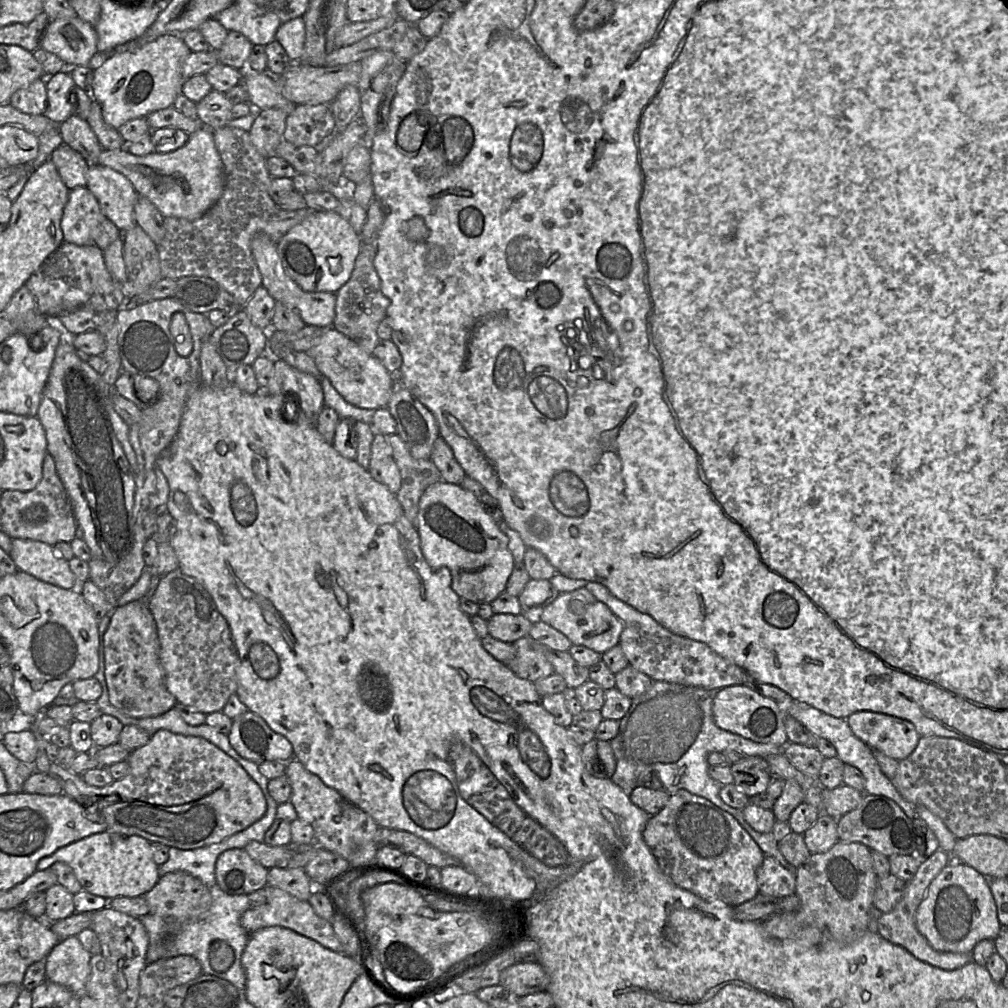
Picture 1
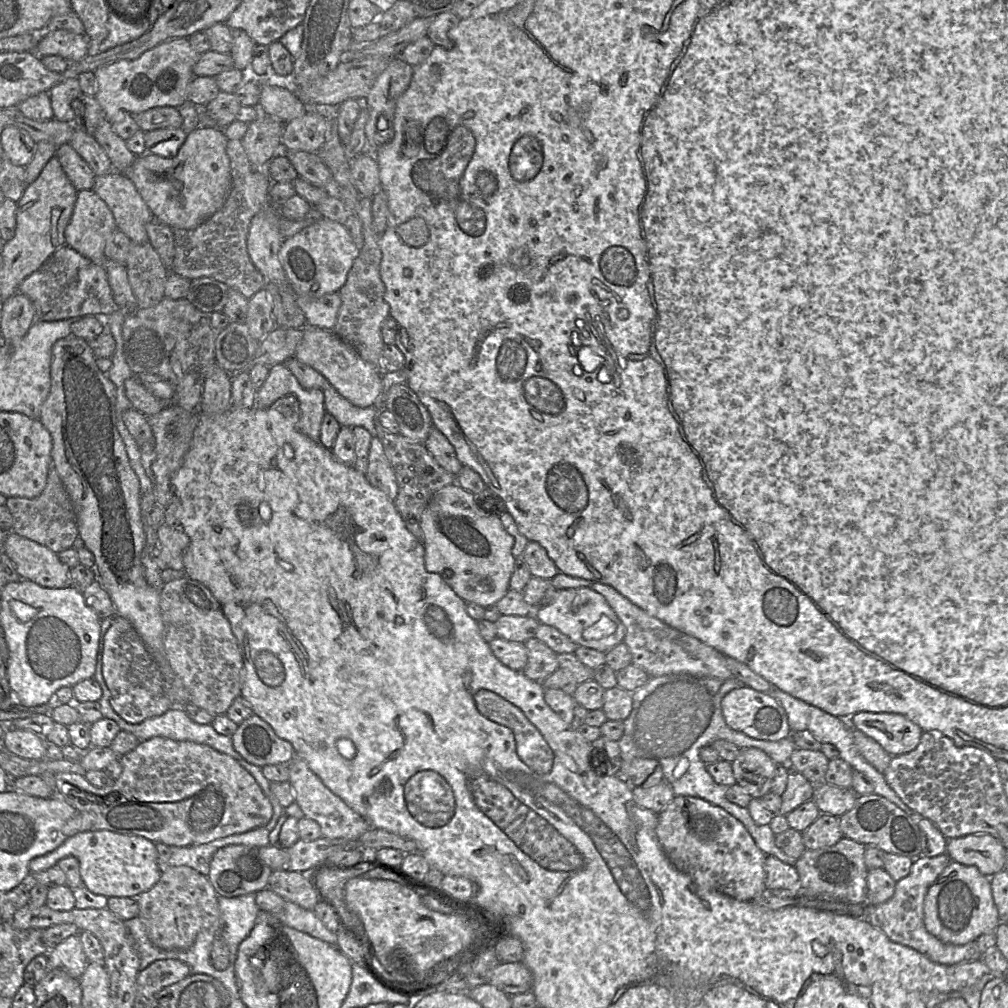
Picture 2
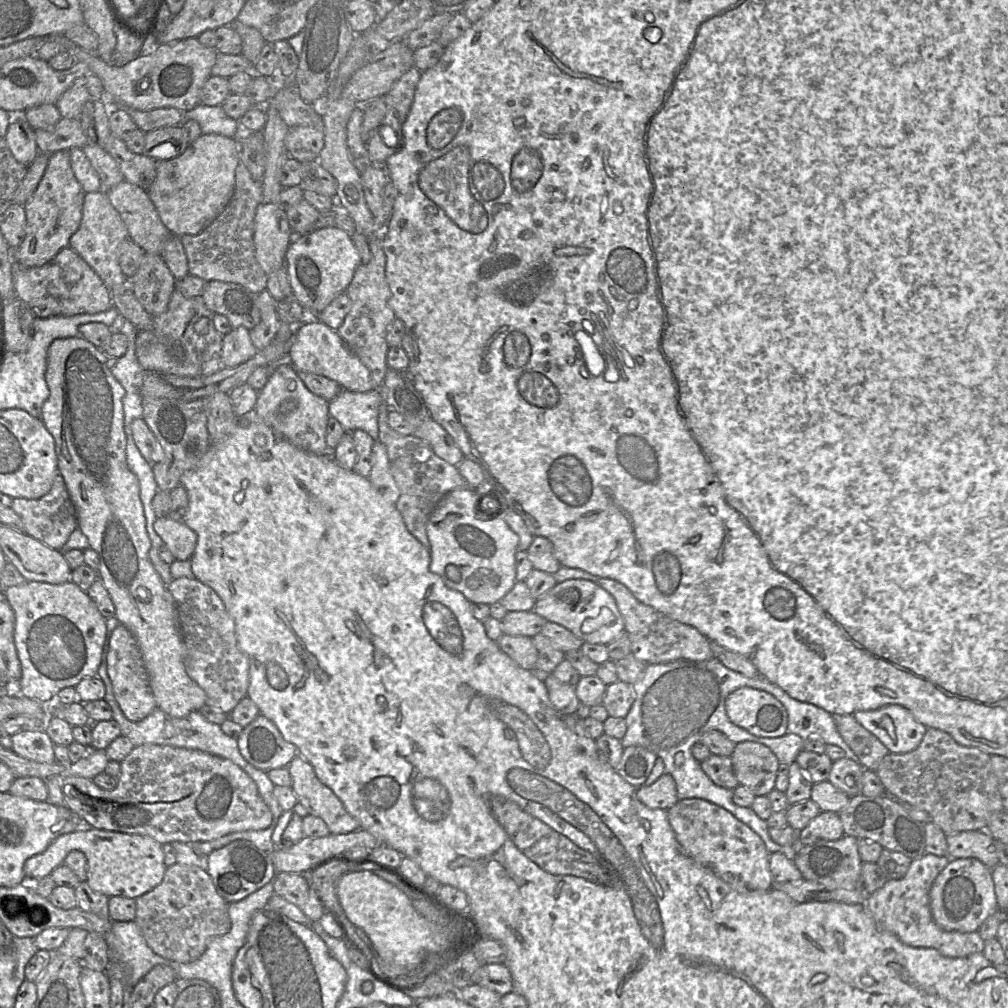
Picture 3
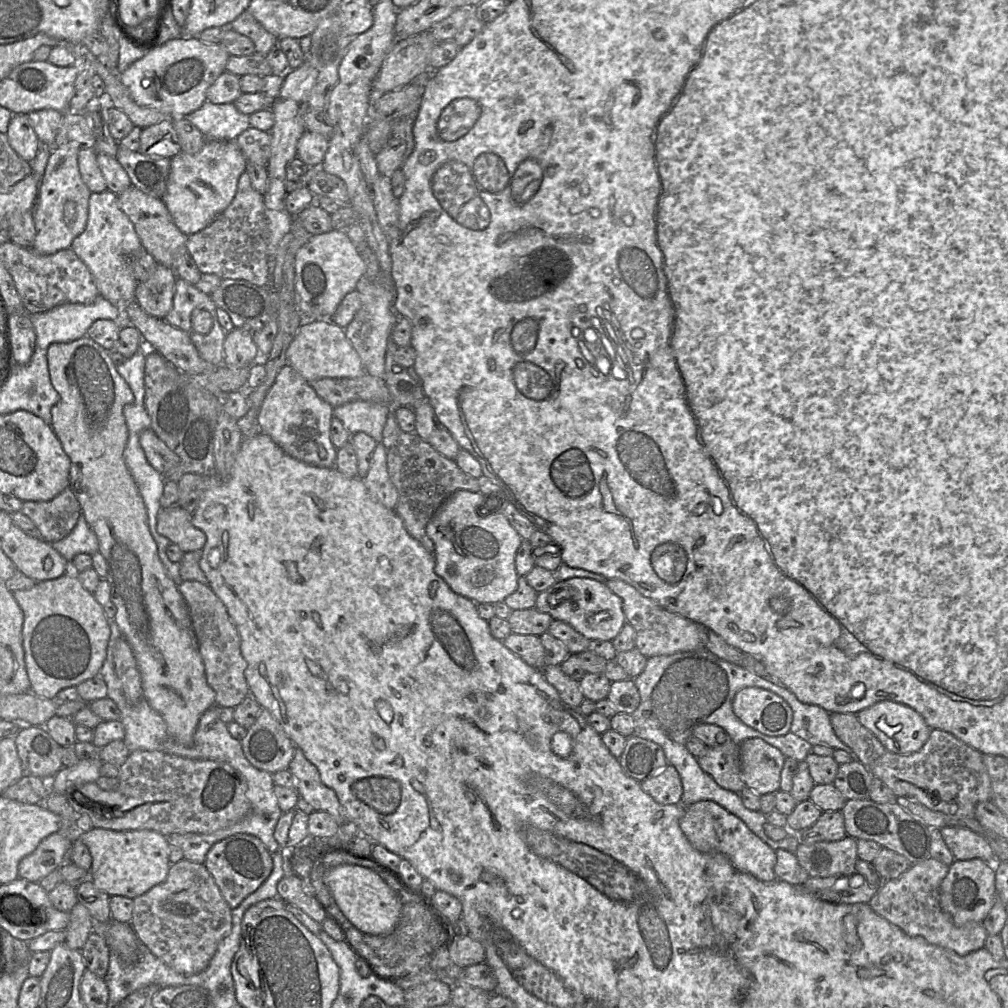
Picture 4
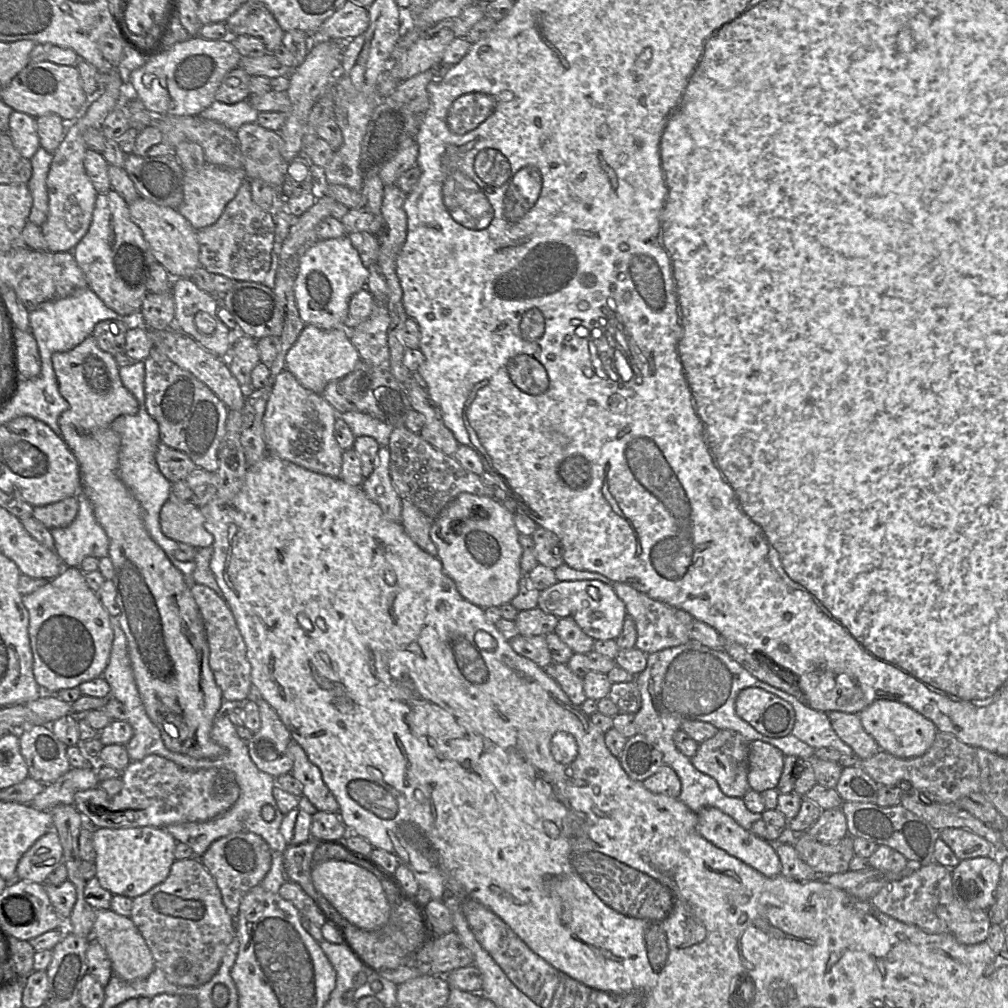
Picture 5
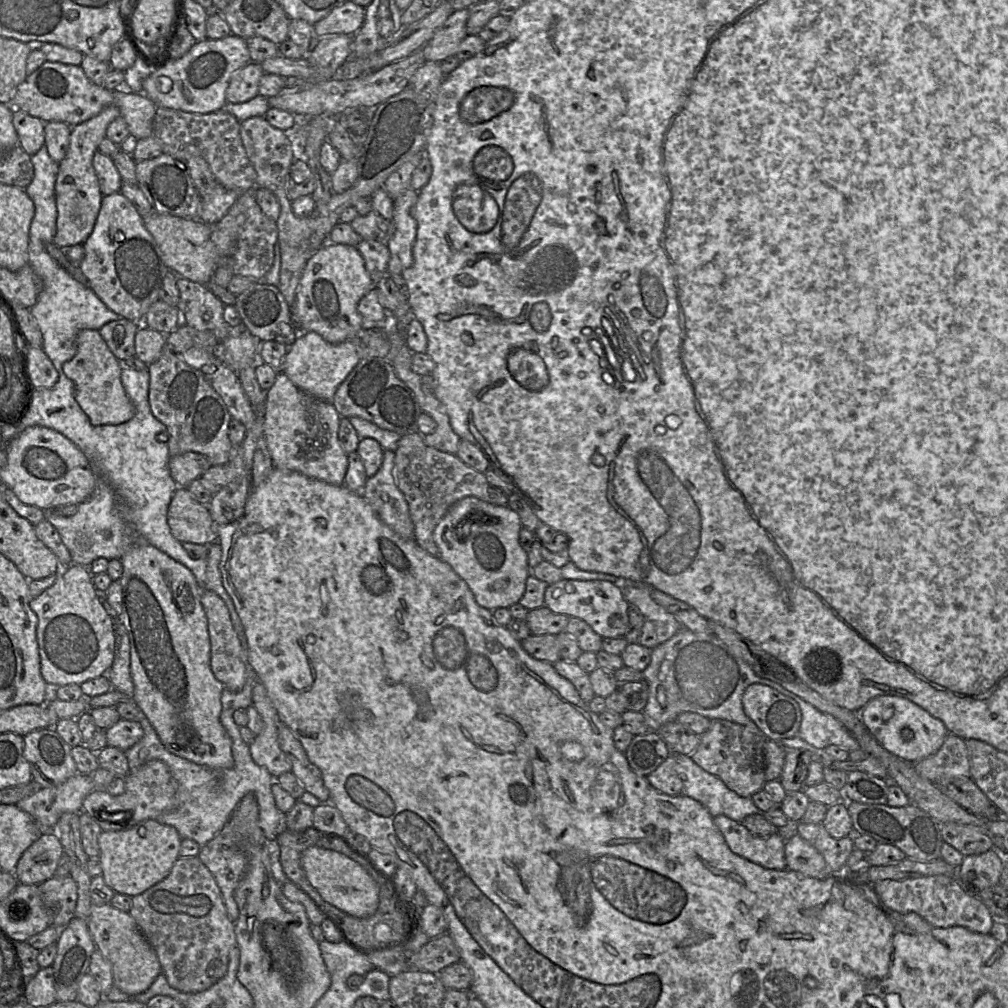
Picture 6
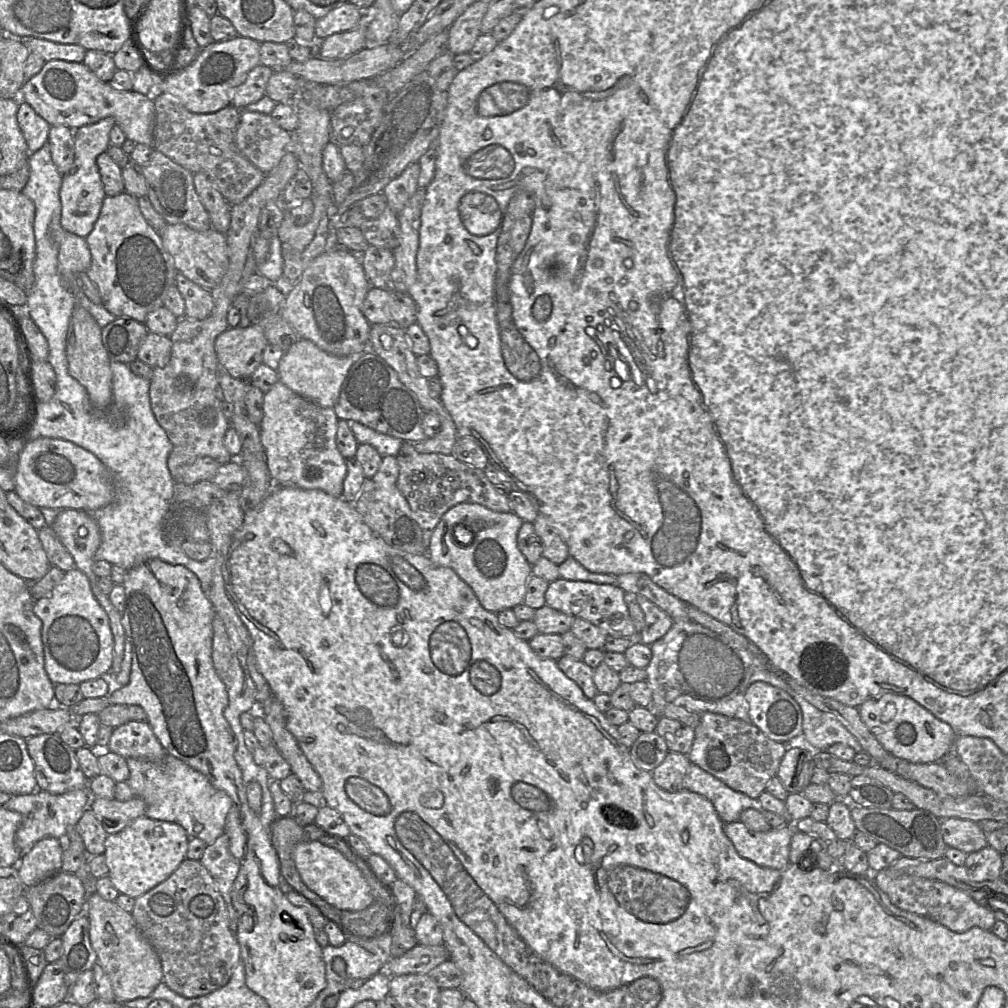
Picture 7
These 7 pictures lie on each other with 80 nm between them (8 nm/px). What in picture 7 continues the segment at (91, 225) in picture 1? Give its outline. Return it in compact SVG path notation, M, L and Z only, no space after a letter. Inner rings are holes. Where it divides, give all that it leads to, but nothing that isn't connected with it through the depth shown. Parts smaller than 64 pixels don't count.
M128 192L104 198L100 215L91 233L86 237L91 252L91 265L87 276L97 286L102 305L115 316L130 317L144 323L147 315L164 306L164 297L170 286L176 283L177 270L172 256L163 246L160 233L144 218L138 198Z

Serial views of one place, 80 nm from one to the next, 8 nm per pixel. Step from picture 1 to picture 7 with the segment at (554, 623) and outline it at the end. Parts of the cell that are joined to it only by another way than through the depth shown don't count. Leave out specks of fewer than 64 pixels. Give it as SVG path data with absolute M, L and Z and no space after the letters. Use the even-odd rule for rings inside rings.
M559 577L549 582L545 593L547 606L575 618L582 618L603 629L613 637L624 637L638 641L635 627L629 615L629 596L616 584L598 584L588 581L567 580Z

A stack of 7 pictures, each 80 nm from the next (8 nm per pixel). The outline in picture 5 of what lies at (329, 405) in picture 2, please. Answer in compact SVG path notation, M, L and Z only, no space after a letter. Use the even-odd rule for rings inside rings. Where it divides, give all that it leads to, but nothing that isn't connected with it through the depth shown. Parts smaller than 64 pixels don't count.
M348 411L338 416L346 422L355 437L370 436L380 446L388 447L390 435L394 429L392 425L357 411Z

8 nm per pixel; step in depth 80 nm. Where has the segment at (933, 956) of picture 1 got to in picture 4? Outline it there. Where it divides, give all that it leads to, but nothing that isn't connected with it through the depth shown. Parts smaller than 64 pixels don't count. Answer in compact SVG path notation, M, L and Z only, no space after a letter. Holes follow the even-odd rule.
M932 857L912 864L900 877L884 880L870 899L869 905L879 916L899 927L907 935L922 937L931 944L959 955L967 955L983 948L988 934L980 922L955 924L952 917L942 909L940 886L948 871L948 865Z

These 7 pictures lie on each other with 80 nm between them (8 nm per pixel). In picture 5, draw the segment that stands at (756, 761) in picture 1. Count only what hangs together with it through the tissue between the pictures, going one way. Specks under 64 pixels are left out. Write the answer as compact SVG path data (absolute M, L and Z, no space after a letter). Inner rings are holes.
M761 740L749 744L748 783L752 790L763 792L777 788L785 755L776 747Z

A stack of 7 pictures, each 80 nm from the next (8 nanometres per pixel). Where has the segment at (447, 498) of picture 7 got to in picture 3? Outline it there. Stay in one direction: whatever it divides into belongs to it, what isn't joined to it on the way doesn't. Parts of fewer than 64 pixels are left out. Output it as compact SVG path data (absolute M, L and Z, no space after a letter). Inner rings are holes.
M382 402L378 418L379 441L386 448L390 471L400 490L396 508L402 515L407 530L430 550L426 525L431 513L448 493L468 486L458 468L438 457L423 439L415 435L402 436L395 432L388 424L389 412L387 404Z

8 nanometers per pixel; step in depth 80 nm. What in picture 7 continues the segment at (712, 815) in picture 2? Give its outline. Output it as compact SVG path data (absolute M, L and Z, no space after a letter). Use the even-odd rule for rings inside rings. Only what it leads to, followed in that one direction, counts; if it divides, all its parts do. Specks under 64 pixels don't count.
M738 821L724 823L724 833L737 853L760 867L782 870L789 866L790 842L794 832L791 824L766 832L750 831Z

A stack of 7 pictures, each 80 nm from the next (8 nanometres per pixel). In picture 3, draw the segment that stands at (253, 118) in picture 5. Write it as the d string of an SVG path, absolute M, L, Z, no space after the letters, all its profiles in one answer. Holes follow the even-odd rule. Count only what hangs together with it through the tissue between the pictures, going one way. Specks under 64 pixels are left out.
M198 104L193 109L182 112L184 119L193 119L198 122L202 134L219 134L234 138L239 125L238 120L229 117L221 105Z

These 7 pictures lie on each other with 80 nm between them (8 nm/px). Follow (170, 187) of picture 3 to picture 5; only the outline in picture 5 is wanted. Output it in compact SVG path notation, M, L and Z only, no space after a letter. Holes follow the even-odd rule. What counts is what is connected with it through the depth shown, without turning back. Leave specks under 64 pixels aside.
M208 163L199 170L185 171L183 200L177 210L196 230L210 226L220 218L225 207L236 196L246 178L244 168L232 170Z

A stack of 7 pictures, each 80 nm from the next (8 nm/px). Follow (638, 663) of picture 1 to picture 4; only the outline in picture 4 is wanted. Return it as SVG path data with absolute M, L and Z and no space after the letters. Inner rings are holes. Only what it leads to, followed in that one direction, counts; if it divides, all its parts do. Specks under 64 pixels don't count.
M610 579L606 581L605 585L621 598L626 622L635 631L635 649L645 657L705 649L703 648L702 625L664 609L622 580Z

